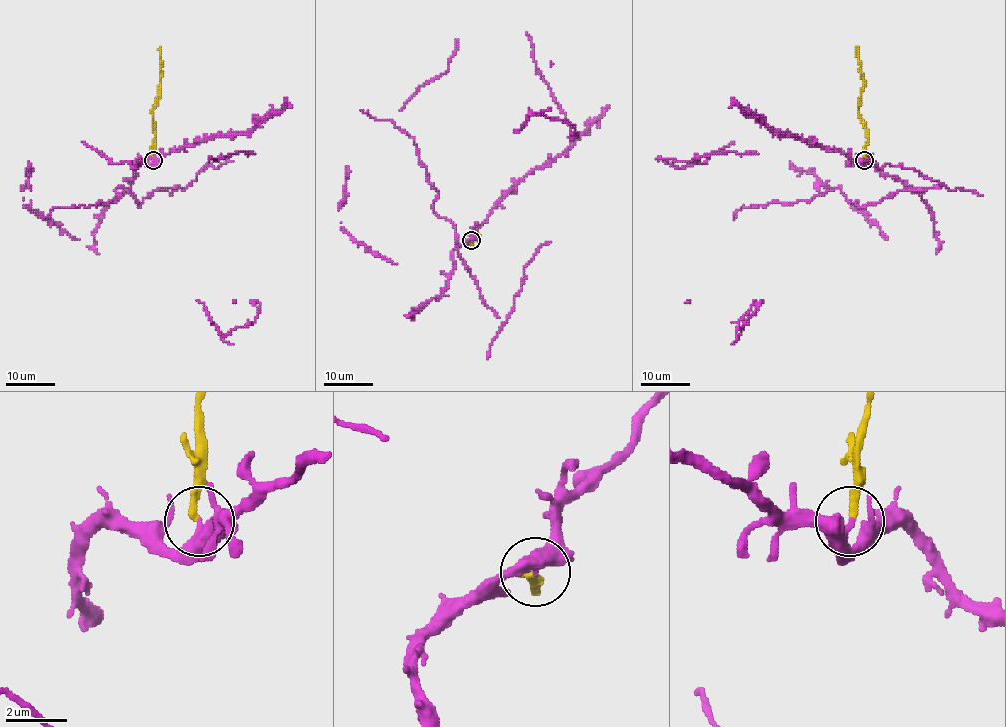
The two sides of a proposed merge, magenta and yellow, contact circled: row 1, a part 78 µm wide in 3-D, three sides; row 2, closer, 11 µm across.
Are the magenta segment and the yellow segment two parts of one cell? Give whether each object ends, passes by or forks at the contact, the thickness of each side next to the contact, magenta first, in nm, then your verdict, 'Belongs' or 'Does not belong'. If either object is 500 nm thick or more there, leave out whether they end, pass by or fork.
At the ring magenta passes by. At the ring yellow ends. Thickness 400 nm (magenta) against 220 nm. Does not belong

